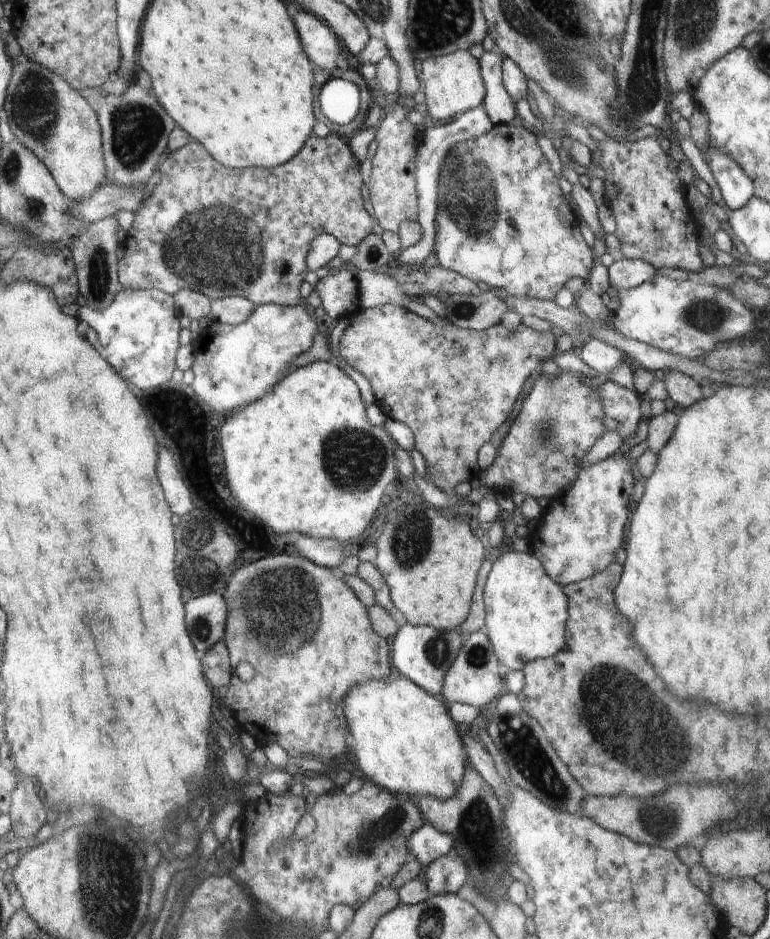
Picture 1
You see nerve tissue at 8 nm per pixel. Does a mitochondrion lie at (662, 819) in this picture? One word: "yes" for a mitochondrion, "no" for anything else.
yes

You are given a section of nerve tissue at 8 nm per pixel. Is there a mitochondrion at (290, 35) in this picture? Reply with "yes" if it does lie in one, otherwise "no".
no

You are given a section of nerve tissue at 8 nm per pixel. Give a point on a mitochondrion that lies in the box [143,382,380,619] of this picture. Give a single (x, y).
(197, 556)

